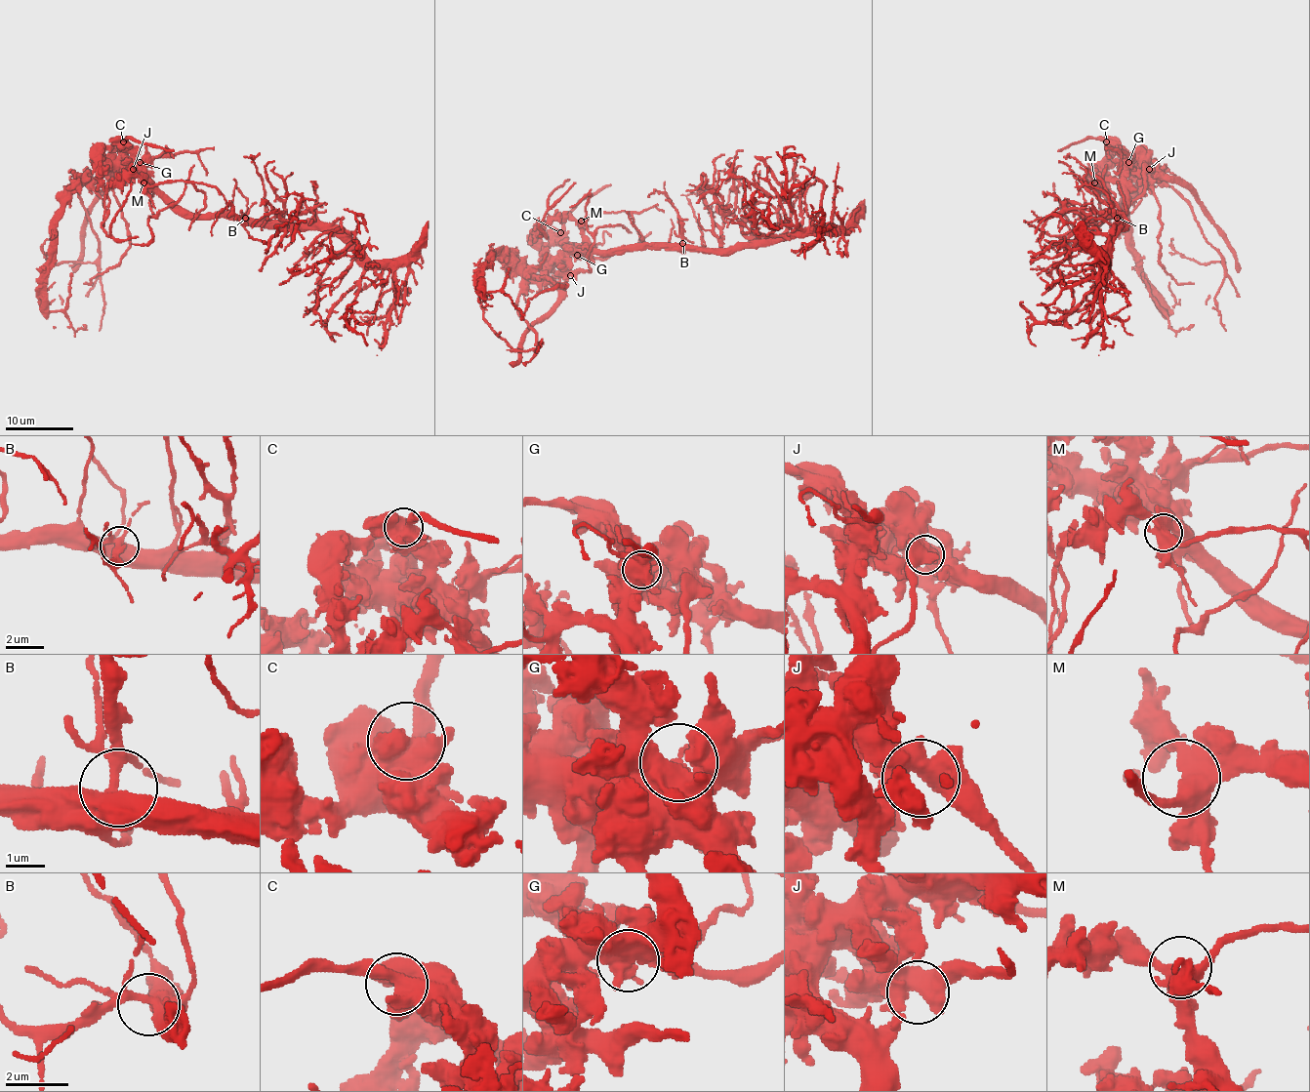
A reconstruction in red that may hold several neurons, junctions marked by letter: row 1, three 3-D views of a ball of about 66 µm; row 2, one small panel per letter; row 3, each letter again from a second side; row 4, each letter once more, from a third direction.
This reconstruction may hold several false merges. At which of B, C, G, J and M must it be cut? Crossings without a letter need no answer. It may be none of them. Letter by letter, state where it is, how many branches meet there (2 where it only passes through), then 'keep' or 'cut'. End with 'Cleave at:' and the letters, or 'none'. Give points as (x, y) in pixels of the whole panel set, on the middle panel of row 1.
B: (682, 243) | 5 | keep
C: (560, 232) | 3 | keep
G: (577, 255) | 2 | keep
J: (570, 275) | 4 | keep
M: (581, 221) | 4 | keep
Cleave at: none

